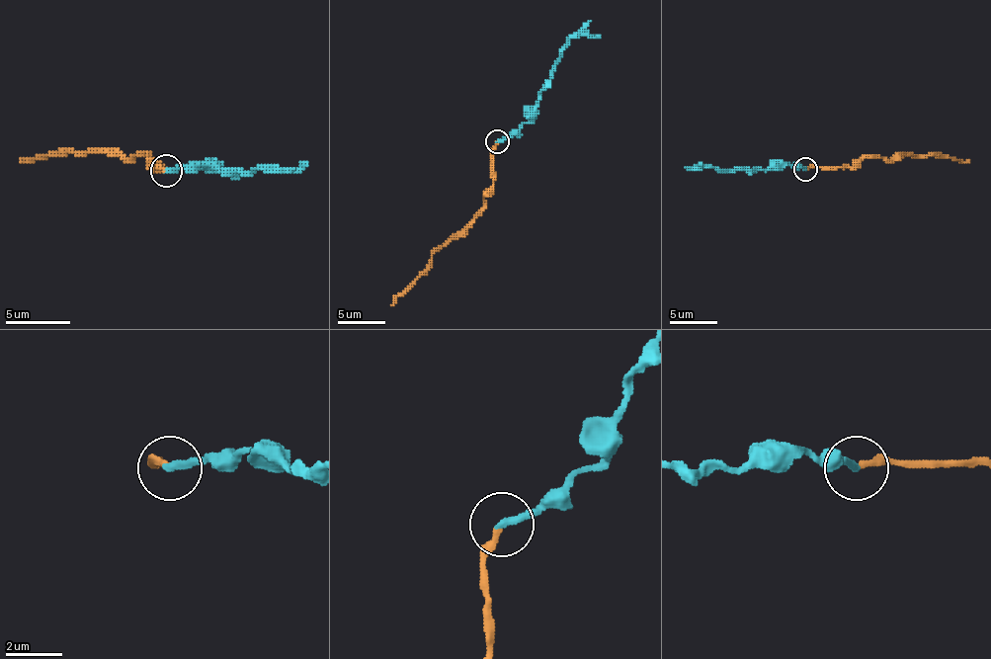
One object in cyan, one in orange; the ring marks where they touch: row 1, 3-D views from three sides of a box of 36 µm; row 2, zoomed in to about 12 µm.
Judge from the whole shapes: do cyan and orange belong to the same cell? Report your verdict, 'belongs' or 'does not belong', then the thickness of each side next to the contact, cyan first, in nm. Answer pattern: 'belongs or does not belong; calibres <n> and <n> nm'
belongs; calibres 280 and 240 nm

